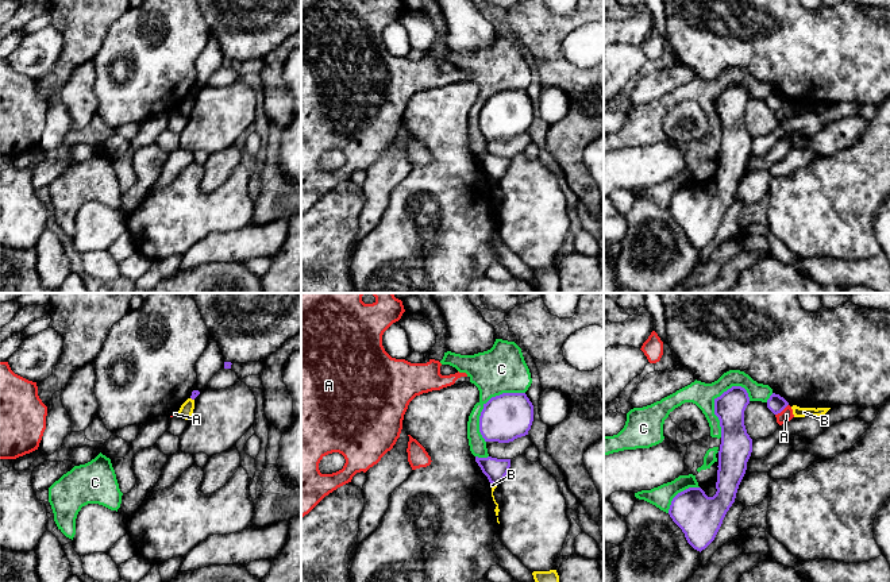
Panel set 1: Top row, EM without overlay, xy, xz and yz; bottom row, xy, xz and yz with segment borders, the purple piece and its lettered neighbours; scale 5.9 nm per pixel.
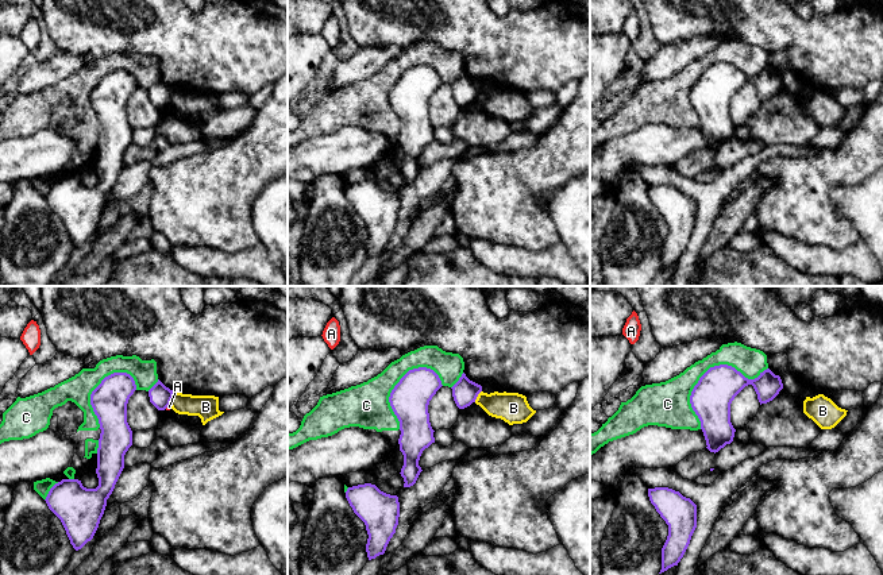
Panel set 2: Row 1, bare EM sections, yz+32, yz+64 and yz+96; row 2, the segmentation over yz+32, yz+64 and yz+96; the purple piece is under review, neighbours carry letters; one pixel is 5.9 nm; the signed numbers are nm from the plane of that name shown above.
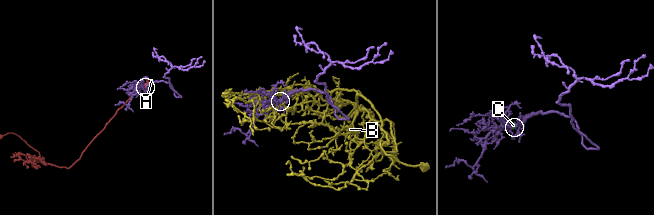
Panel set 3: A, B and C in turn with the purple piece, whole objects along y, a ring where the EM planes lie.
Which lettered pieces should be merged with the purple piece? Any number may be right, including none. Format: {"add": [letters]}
{"add": []}

